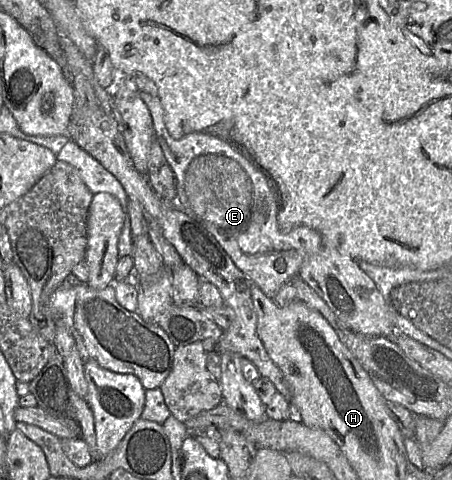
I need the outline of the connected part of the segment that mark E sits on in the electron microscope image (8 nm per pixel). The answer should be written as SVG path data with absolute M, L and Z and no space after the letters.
M142 92L140 96L150 111L155 136L175 175L177 193L173 207L205 223L236 266L274 299L280 288L299 274L307 257L323 246L321 234L305 225L281 231L277 221L281 206L278 192L268 175L242 149L205 132L173 138L165 128L158 93L152 96Z

